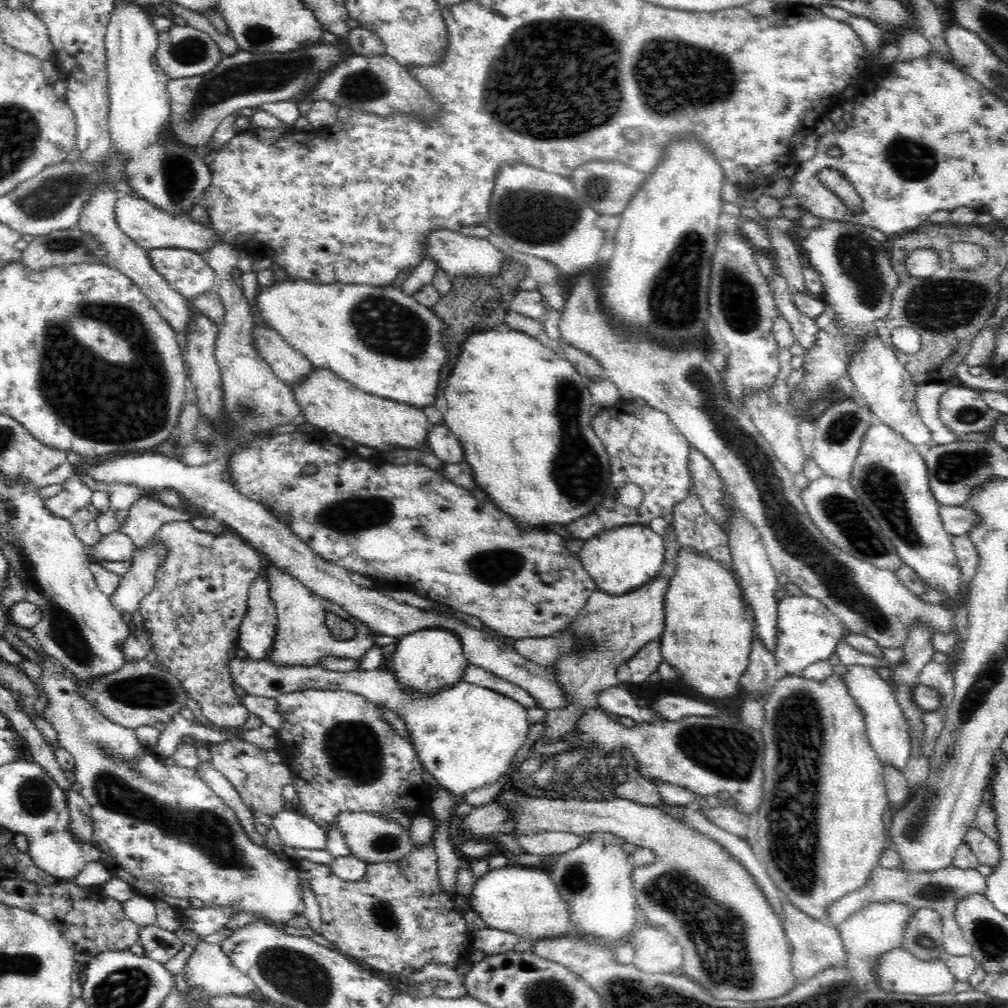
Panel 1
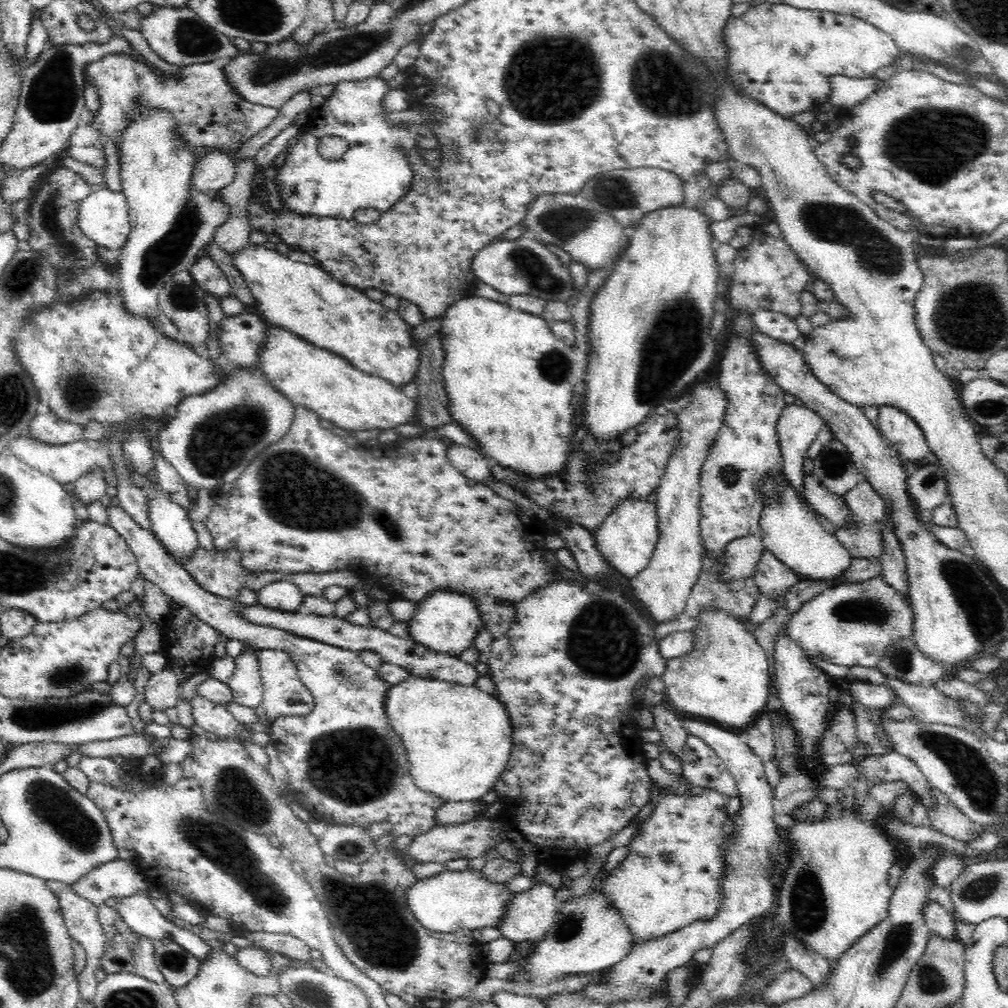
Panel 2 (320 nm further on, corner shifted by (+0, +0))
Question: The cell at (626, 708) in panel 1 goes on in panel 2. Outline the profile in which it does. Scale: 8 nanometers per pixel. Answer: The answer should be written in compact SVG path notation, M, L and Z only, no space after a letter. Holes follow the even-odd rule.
M700 718L682 720L688 735L694 735L708 744L722 759L738 785L740 812L734 814L736 826L727 844L723 845L727 866L721 885L723 906L714 919L694 921L684 928L678 928L654 940L642 939L642 944L633 945L630 954L618 964L611 966L602 980L596 980L596 984L579 990L579 994L586 998L607 1006L636 999L638 994L658 994L665 990L669 973L679 968L678 966L687 964L700 948L713 948L741 926L759 923L776 906L774 893L778 889L774 890L767 868L772 862L776 844L782 842L782 836L778 834L778 826L774 823L774 791L768 783L763 760L752 752L746 740L742 741L736 732L704 724L700 722Z

